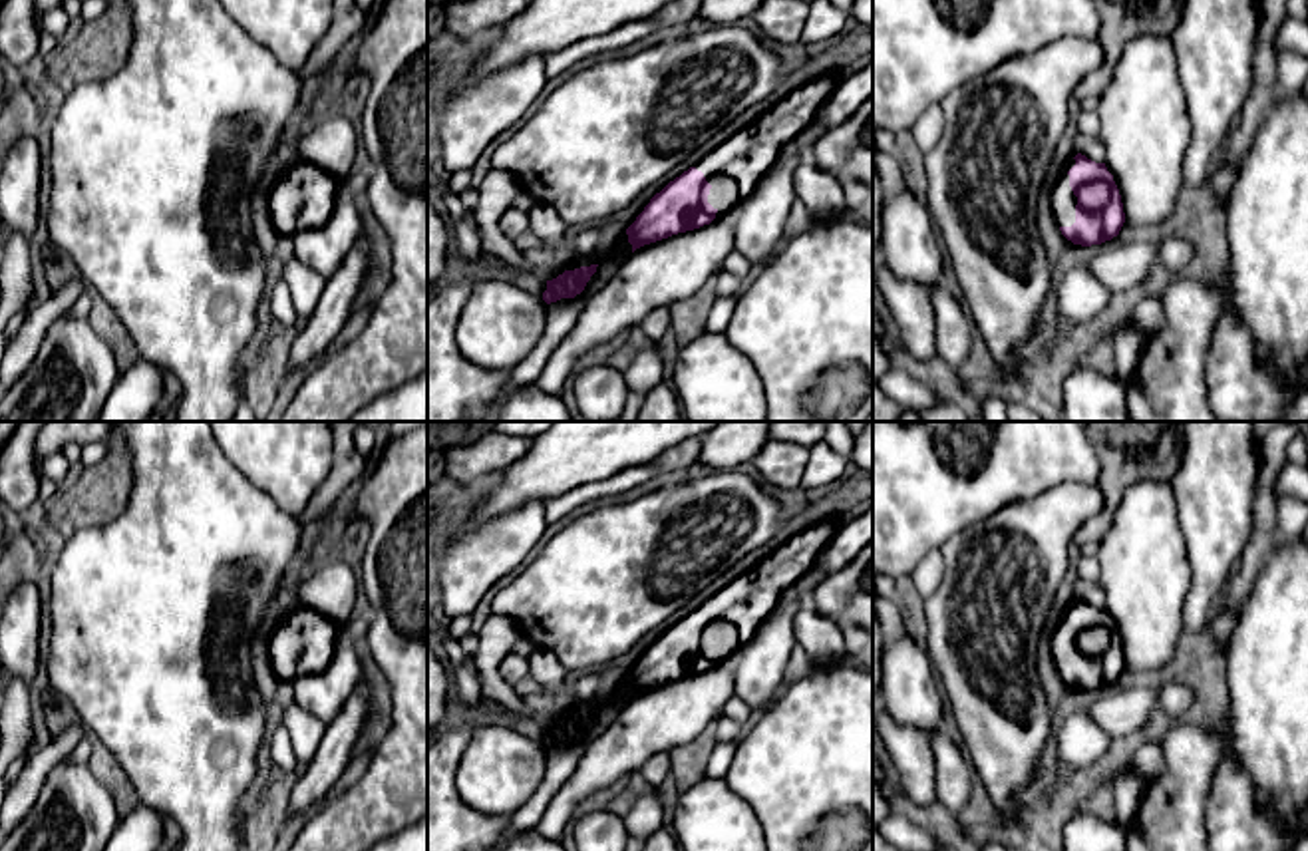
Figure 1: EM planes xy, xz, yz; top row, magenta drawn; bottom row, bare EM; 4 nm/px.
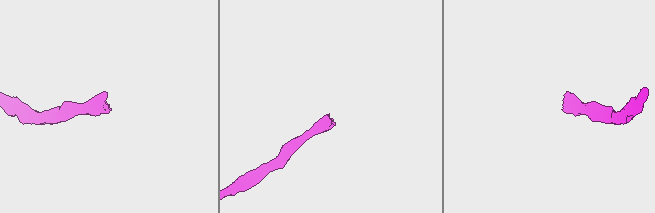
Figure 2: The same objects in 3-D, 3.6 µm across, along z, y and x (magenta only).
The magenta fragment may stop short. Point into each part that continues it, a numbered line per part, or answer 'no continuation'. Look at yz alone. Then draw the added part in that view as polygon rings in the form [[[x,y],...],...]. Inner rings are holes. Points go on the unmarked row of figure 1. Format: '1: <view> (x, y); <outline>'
1: yz (1064, 647); [[[1069,604],[1067,612],[1060,618],[1058,628],[1052,638],[1052,656],[1058,672],[1071,672],[1075,668],[1075,650],[1077,642],[1069,632],[1067,616],[1075,610],[1075,604]]]

